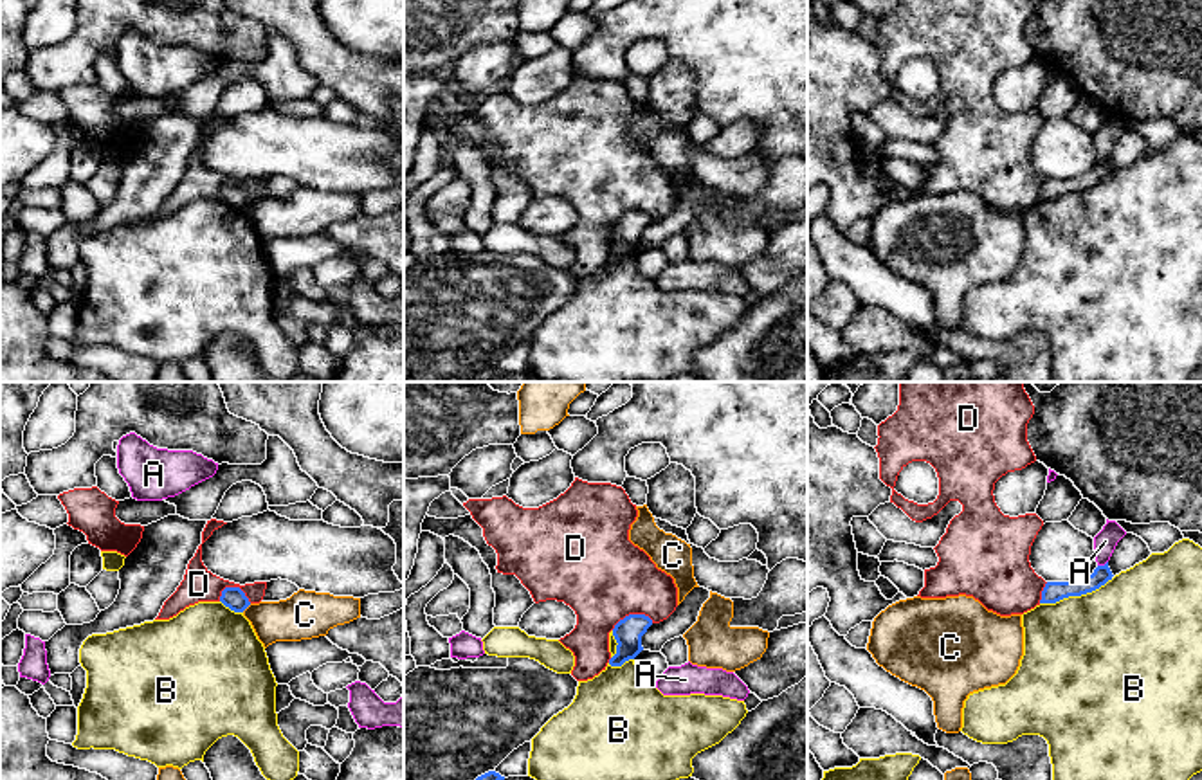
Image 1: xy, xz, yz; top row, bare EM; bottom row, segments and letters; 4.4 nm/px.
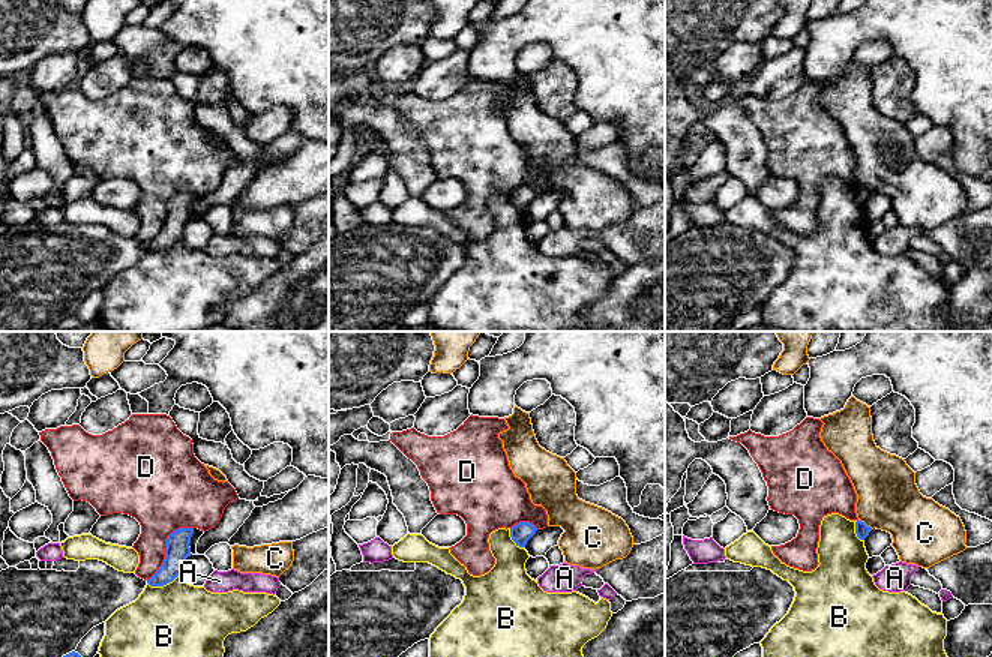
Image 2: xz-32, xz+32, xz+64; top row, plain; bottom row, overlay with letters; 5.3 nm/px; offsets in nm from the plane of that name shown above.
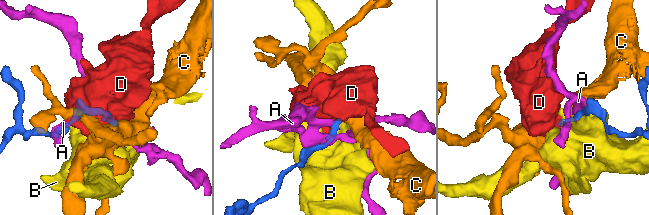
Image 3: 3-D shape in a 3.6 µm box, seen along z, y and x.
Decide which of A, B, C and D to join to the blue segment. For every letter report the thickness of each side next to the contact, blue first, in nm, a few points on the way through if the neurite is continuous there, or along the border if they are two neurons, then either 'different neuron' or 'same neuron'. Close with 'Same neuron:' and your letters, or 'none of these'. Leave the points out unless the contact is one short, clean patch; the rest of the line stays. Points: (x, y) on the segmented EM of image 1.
A: 90/100 nm | different neuron
B: 90/500 nm | different neuron
C: 100/200 nm | along xy (251, 604), (242, 611) | different neuron
D: 130/400 nm | along xz (653, 620), (644, 615), (626, 615), (611, 629) | different neuron
Same neuron: none of these

